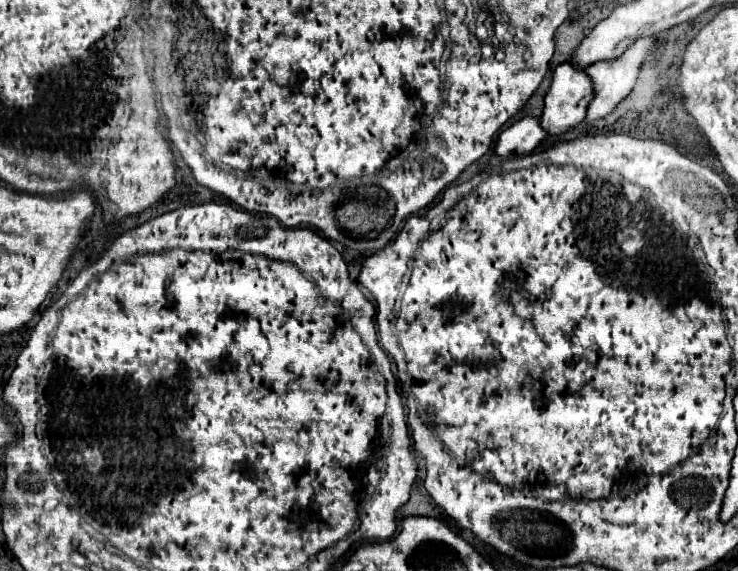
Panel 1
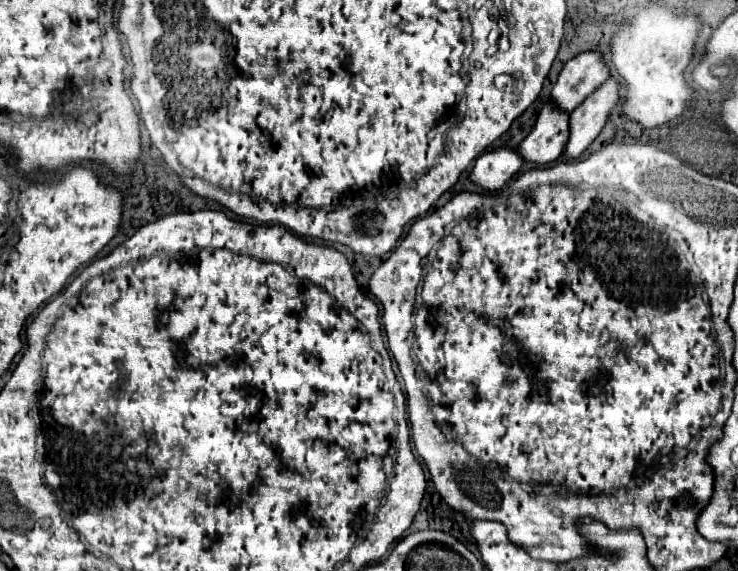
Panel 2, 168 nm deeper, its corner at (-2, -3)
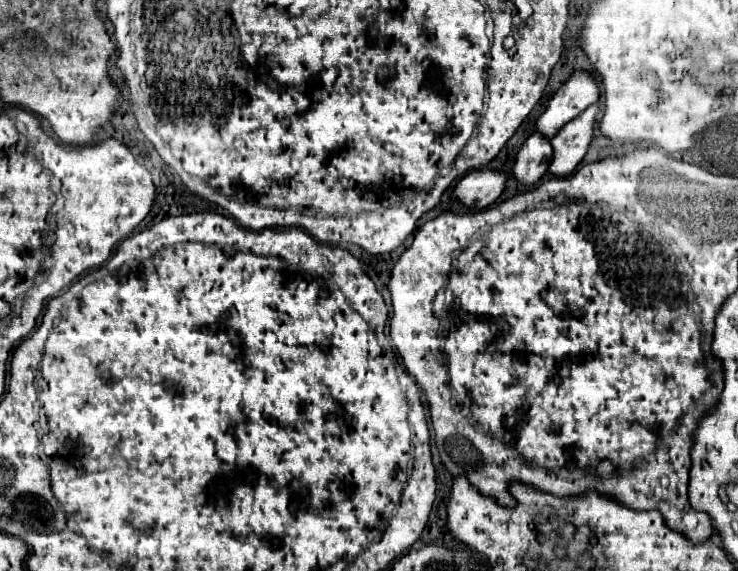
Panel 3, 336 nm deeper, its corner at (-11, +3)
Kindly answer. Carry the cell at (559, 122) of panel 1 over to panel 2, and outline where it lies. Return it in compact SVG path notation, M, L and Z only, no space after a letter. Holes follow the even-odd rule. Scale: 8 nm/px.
M546 102L538 114L534 130L520 144L520 154L528 164L554 162L566 148L570 138L570 114L554 102Z

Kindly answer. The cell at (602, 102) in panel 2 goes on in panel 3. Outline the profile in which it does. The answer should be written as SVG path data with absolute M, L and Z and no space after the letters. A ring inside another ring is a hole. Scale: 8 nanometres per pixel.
M597 104L589 106L579 118L571 120L567 126L559 130L559 134L551 140L553 158L549 164L549 174L553 176L569 176L577 164L583 160L589 142L593 140L593 122L597 116Z

